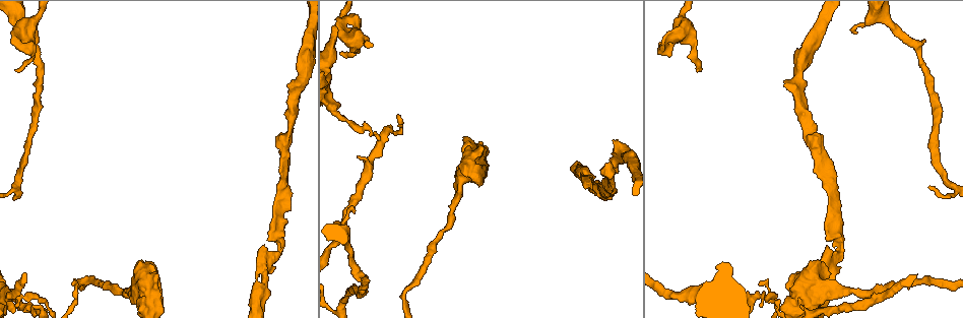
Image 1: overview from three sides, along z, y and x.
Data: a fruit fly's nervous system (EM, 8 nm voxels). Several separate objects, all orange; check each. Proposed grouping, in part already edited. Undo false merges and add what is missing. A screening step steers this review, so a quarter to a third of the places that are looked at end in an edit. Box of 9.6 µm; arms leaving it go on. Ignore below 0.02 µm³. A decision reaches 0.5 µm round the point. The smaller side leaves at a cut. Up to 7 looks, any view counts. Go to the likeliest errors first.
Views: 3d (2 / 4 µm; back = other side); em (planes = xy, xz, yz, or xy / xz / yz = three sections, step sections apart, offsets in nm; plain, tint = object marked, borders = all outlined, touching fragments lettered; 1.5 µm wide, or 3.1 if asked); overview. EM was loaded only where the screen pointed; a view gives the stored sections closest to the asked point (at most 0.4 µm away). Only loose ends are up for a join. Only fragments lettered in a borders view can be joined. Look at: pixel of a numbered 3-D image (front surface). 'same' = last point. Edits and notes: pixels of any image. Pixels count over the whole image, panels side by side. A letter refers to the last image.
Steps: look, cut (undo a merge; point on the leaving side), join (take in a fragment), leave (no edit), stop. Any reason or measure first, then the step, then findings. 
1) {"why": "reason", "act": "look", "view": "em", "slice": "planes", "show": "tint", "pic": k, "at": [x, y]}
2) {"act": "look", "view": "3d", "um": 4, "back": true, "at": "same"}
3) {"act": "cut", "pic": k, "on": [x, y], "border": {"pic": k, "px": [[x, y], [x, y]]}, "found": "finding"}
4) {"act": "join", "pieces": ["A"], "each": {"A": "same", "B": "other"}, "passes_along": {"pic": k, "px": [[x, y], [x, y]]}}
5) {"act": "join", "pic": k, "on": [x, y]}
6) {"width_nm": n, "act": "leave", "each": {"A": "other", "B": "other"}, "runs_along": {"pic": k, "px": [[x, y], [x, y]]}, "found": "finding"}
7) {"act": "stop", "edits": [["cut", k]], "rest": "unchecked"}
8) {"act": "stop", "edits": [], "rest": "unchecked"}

{"why": "an open end", "act": "look", "view": "em", "slice": "planes", "show": "borders", "pic": 1, "at": [287, 84]}

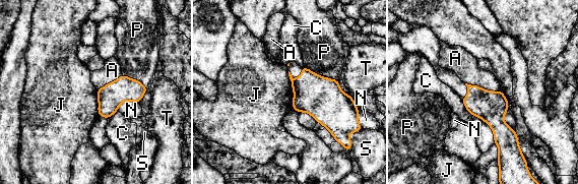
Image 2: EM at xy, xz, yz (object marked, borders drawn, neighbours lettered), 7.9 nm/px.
{"width_nm": 140, "longest_contact_nm": ["P", 300], "act": "leave", "each": {"A": "other", "C": "other", "J": "other", "N": "other", "P": "other", "S": "other", "T": "other"}, "found": "none of them fits"}

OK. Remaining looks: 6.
{"why": "thin end", "act": "look", "view": "em", "slice": "xy", "step": 4, "show": "borders", "pic": 1, "at": [16, 71]}

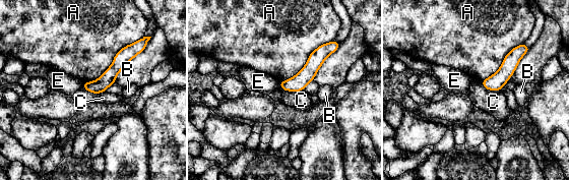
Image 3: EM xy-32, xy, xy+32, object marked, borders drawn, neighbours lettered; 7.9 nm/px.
{"act": "look", "view": "em", "slice": "planes", "show": "borders", "at": "same"}

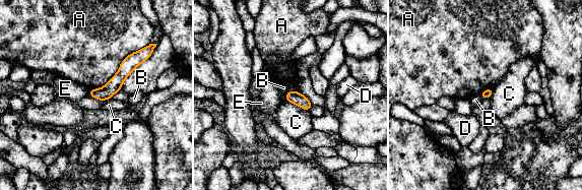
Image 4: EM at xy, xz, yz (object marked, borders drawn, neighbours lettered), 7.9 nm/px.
{"act": "leave", "each": {"A": "other", "B": "other", "C": "other", "D": "other", "E": "other"}, "found": "no lettered fragment goes on from it"}

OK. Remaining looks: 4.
{"why": "sudden change in width", "act": "look", "view": "em", "slice": "planes", "show": "plain", "pic": 1, "at": [461, 191]}

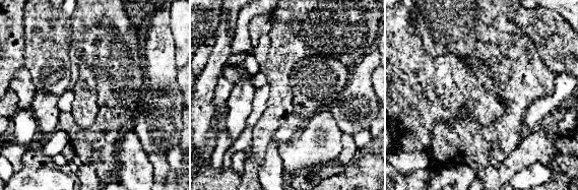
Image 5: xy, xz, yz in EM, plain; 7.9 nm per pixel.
{"why": "see the neighbours", "act": "look", "view": "em", "slice": "planes", "show": "borders", "at": "same"}

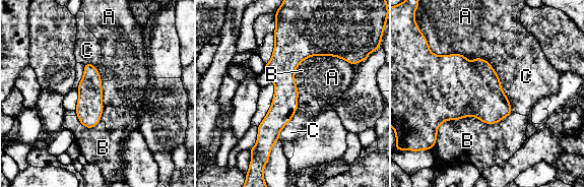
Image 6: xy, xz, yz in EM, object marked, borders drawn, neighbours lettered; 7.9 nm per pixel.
{"act": "leave", "each": {"A": "other", "B": "other", "C": "other"}, "border": {"pic": 6, "px": [[431, 52], [479, 58]]}, "found": "one neuron here"}

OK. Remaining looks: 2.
{"act": "stop", "edits": [], "rest": "unchecked"}

